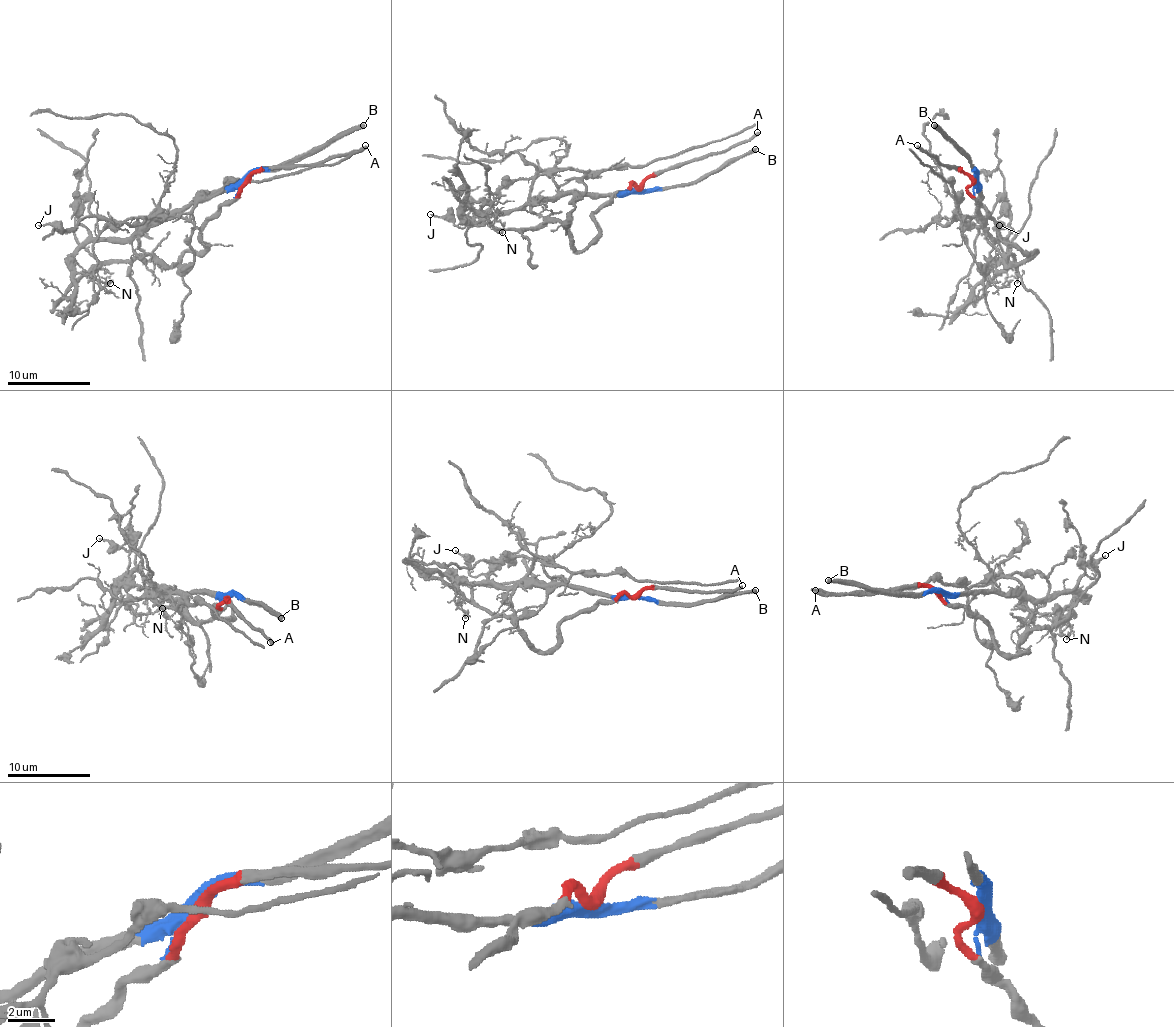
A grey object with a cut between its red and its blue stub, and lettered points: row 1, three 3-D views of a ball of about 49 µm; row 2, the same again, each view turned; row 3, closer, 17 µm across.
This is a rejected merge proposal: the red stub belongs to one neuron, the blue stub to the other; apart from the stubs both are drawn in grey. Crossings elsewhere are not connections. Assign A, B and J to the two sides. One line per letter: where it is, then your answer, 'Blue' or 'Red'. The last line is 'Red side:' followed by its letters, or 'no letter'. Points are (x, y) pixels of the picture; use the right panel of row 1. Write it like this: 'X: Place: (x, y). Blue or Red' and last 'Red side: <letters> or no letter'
A: Place: (917, 145). Red
B: Place: (934, 125). Blue
J: Place: (999, 225). Blue
Red side: A

